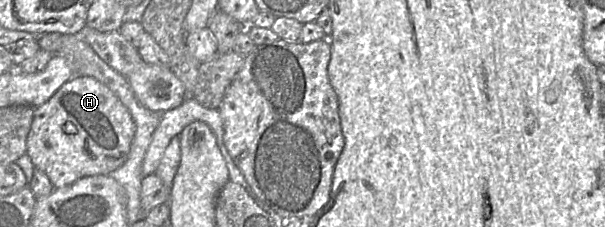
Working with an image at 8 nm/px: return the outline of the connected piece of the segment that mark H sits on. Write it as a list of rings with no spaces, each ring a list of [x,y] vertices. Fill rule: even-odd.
[[[75,75],[44,104],[34,108],[26,153],[55,188],[94,175],[107,175],[129,156],[135,123],[119,97],[92,77]]]

